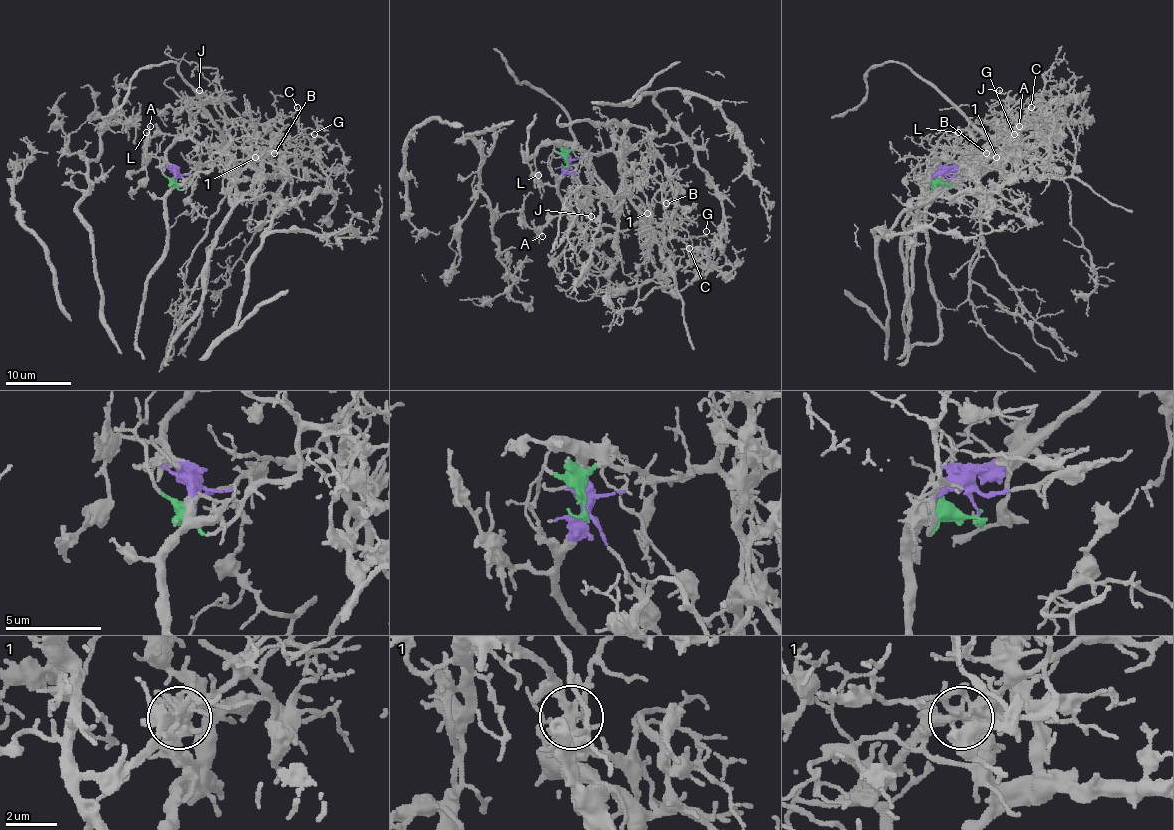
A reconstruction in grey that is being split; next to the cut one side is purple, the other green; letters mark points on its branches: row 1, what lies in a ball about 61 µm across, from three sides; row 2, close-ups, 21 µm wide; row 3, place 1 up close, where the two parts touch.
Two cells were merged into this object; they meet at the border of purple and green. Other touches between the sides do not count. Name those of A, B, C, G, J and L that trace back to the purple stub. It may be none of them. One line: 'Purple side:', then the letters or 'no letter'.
Purple side: A, L

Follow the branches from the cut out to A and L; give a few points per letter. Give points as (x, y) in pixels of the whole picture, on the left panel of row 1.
A: (175, 182), (175, 175), (167, 162), (169, 146), (175, 137), (151, 136), (151, 126)
L: (175, 182), (174, 169), (162, 157), (147, 156), (146, 132)

